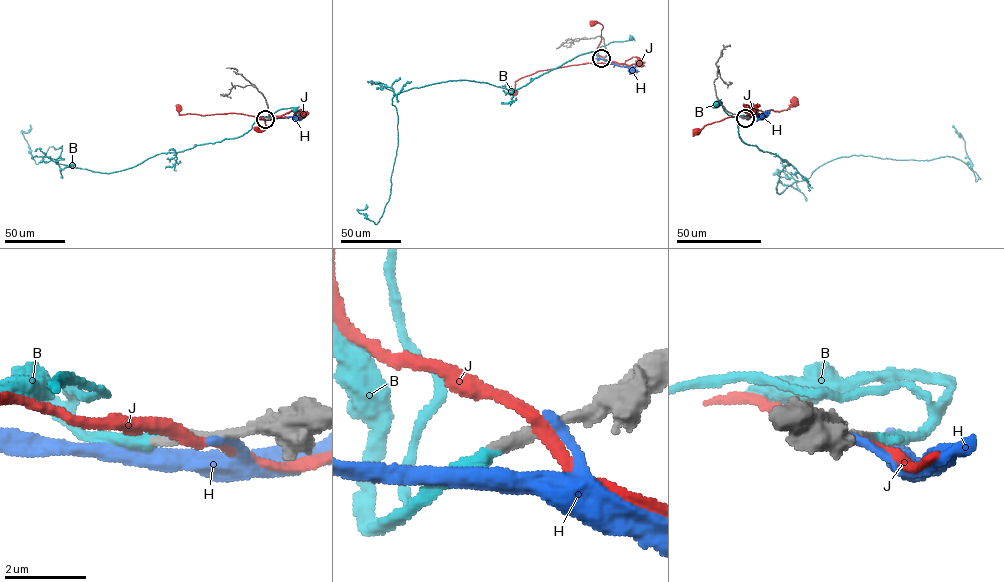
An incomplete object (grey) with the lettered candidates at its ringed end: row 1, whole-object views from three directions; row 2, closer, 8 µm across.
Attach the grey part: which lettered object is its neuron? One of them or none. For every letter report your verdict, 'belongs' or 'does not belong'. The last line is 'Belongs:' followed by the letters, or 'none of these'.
B: belongs
H: does not belong
J: does not belong
Belongs: B

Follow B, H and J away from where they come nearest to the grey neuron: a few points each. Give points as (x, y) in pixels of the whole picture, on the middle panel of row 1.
B: (601, 58), (598, 60), (601, 46), (631, 38)
H: (603, 57), (639, 71)
J: (602, 57), (597, 54), (596, 49), (603, 26), (595, 21), (592, 24)

